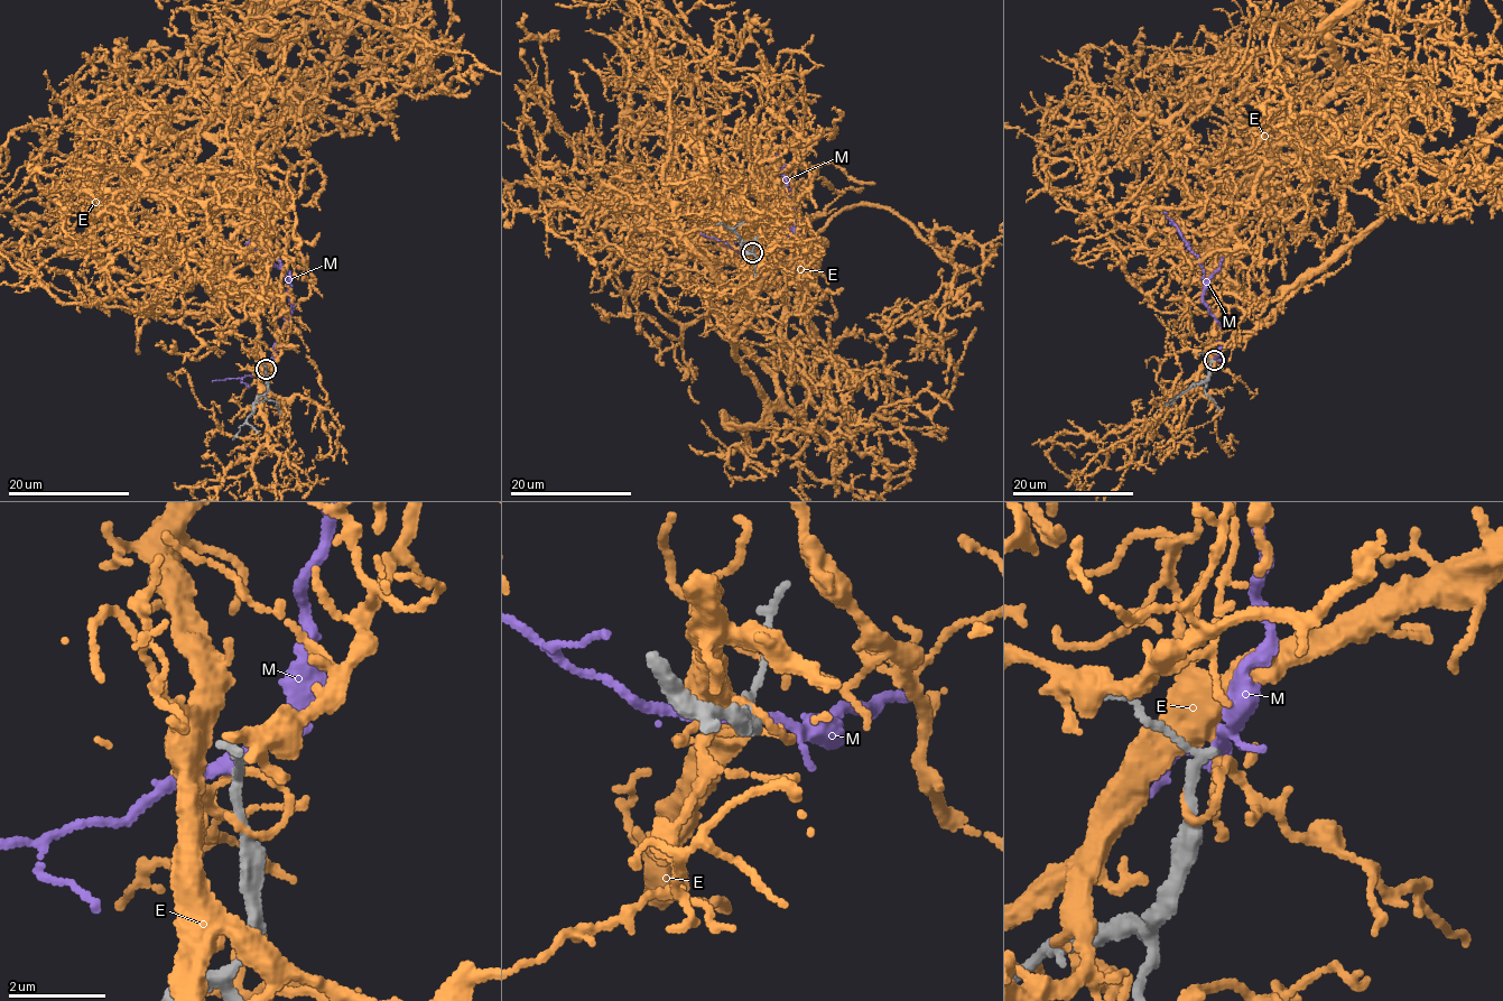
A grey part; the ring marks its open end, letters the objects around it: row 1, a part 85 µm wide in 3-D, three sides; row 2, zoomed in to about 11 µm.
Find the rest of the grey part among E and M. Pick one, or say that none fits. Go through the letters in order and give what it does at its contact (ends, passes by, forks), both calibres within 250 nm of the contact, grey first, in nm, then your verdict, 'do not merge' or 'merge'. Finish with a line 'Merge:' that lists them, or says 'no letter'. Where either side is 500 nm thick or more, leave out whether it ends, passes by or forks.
E: it forks | 160/120 nm | do not merge
M: it passes by | 170/240 nm | do not merge
Merge: no letter

